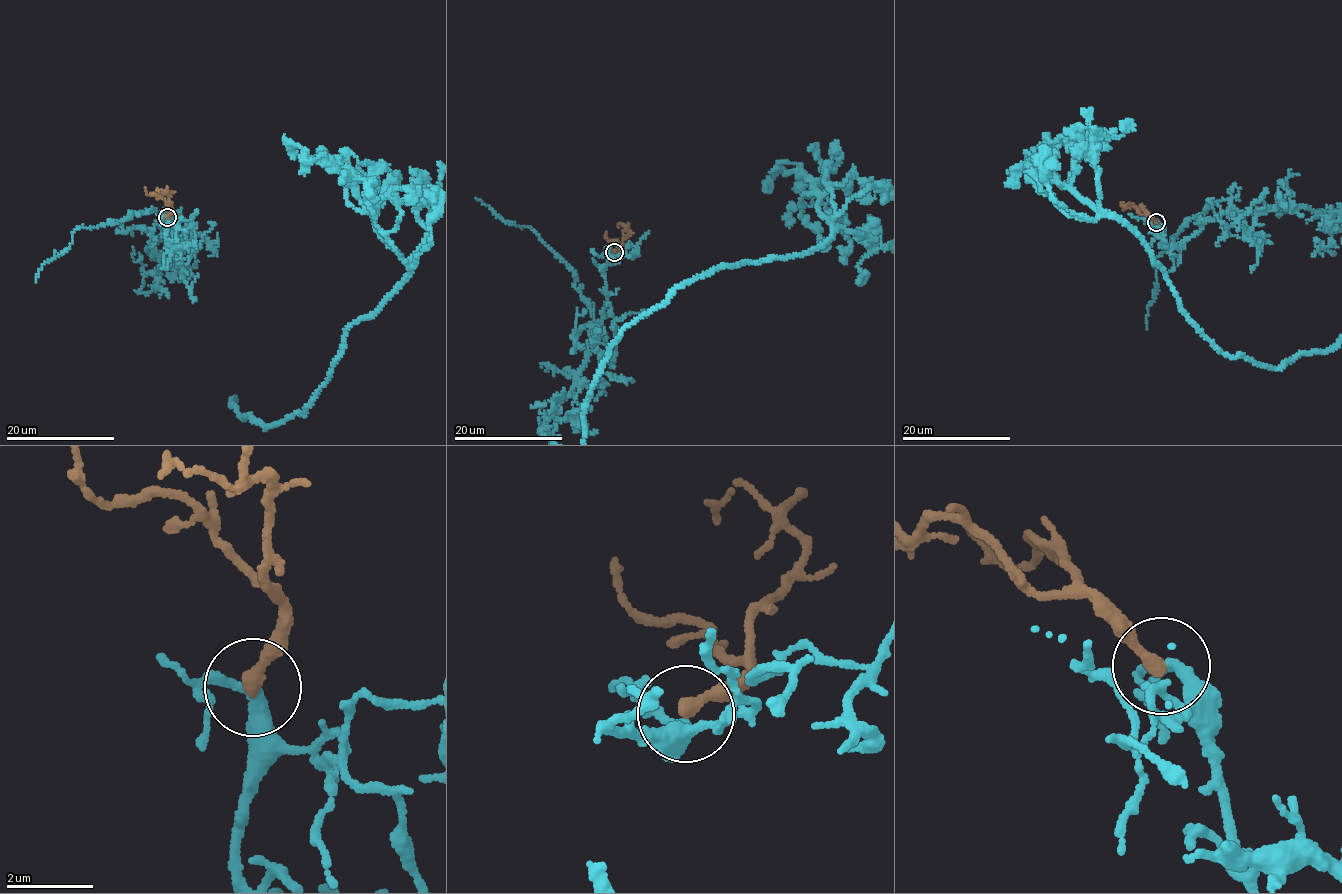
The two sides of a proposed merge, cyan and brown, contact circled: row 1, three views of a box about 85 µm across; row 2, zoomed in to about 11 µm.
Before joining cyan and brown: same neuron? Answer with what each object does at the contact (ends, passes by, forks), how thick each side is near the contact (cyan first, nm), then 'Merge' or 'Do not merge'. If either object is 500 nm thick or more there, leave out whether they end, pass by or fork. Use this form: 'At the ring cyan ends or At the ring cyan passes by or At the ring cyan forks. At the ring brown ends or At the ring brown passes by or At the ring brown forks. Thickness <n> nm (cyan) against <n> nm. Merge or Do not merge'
At the ring cyan passes by. At the ring brown ends. Thickness 260 nm (cyan) against 340 nm. Merge

